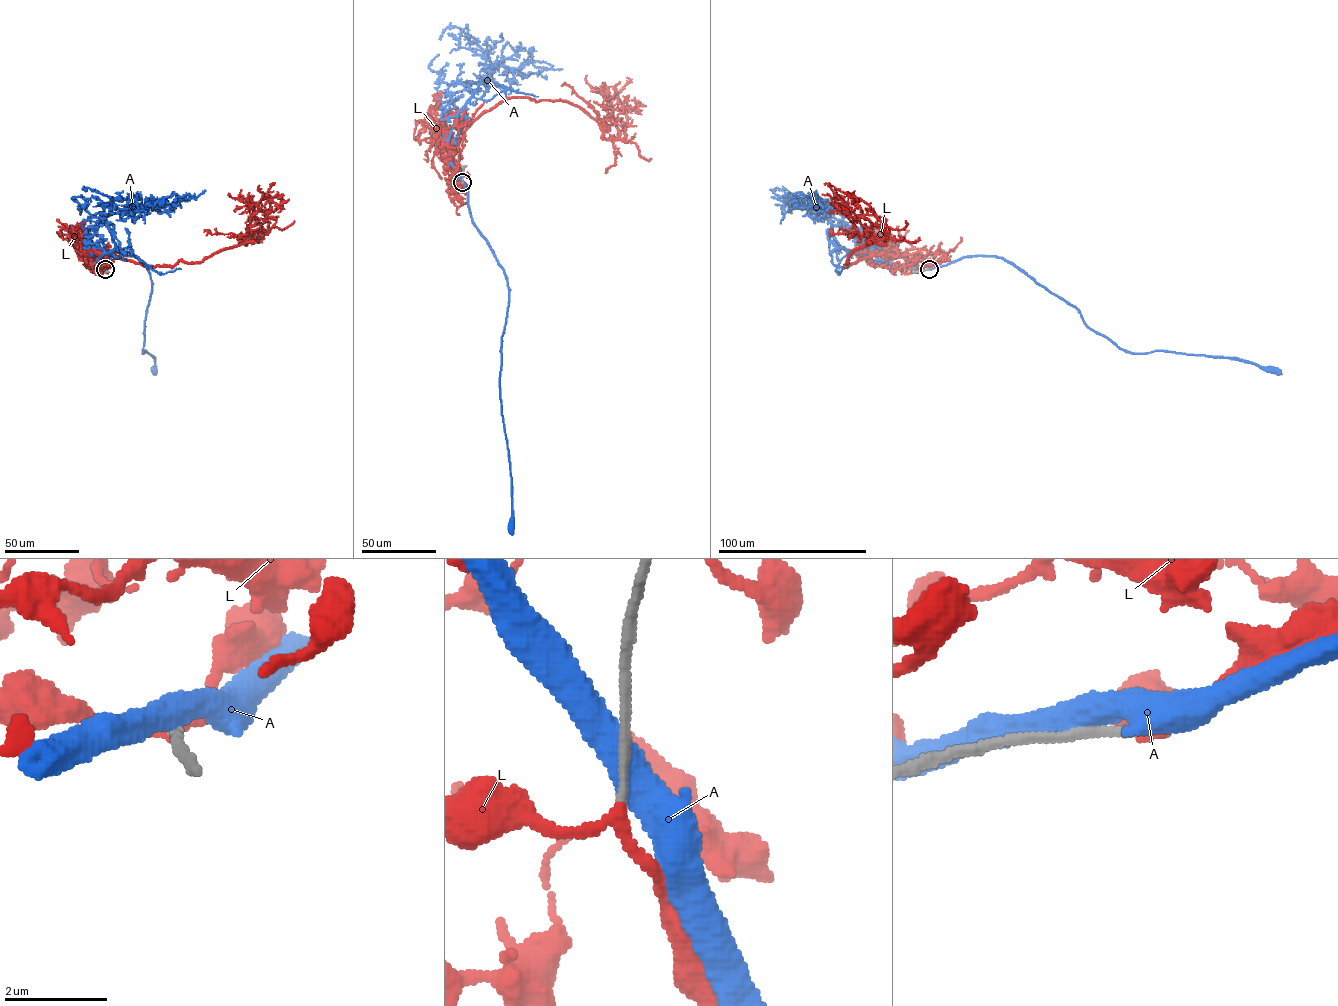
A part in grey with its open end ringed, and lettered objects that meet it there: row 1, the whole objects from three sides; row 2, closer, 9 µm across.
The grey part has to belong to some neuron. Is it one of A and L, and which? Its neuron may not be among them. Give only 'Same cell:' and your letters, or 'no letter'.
Same cell: L

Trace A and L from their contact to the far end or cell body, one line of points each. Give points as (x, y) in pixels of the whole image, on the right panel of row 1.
A: (928, 269), (964, 257), (996, 256), (1074, 306), (1087, 326), (1121, 349), (1237, 358), (1275, 370)
L: (929, 269), (928, 253), (919, 249), (844, 266), (855, 249), (884, 243), (885, 234), (824, 184)

